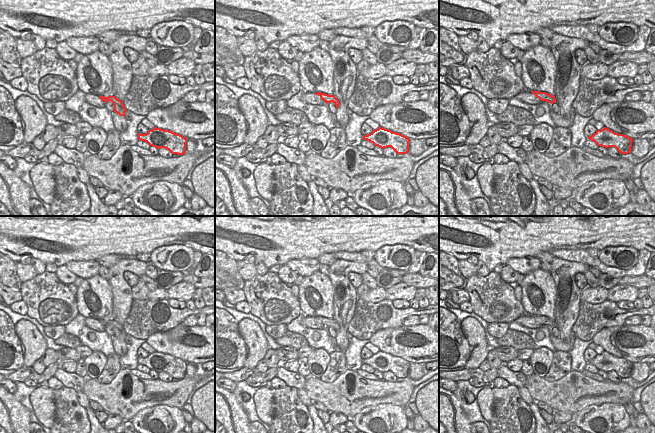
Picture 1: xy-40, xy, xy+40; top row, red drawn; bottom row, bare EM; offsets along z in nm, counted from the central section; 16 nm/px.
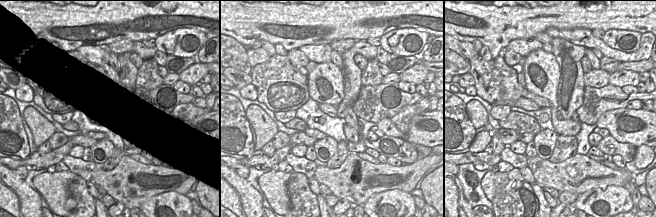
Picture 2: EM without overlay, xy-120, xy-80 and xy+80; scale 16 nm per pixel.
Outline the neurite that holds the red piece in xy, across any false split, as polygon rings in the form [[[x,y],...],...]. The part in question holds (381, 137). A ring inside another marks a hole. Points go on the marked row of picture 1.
[[[382,127],[364,135],[363,140],[370,141],[381,149],[391,147],[397,154],[407,154],[409,152],[410,138]]]

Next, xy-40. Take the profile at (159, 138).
[[[155,127],[146,134],[138,133],[138,140],[145,141],[157,149],[165,148],[172,154],[183,155],[186,153],[187,138],[169,130]]]

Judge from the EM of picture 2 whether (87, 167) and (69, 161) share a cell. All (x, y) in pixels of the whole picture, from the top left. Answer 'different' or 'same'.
same

